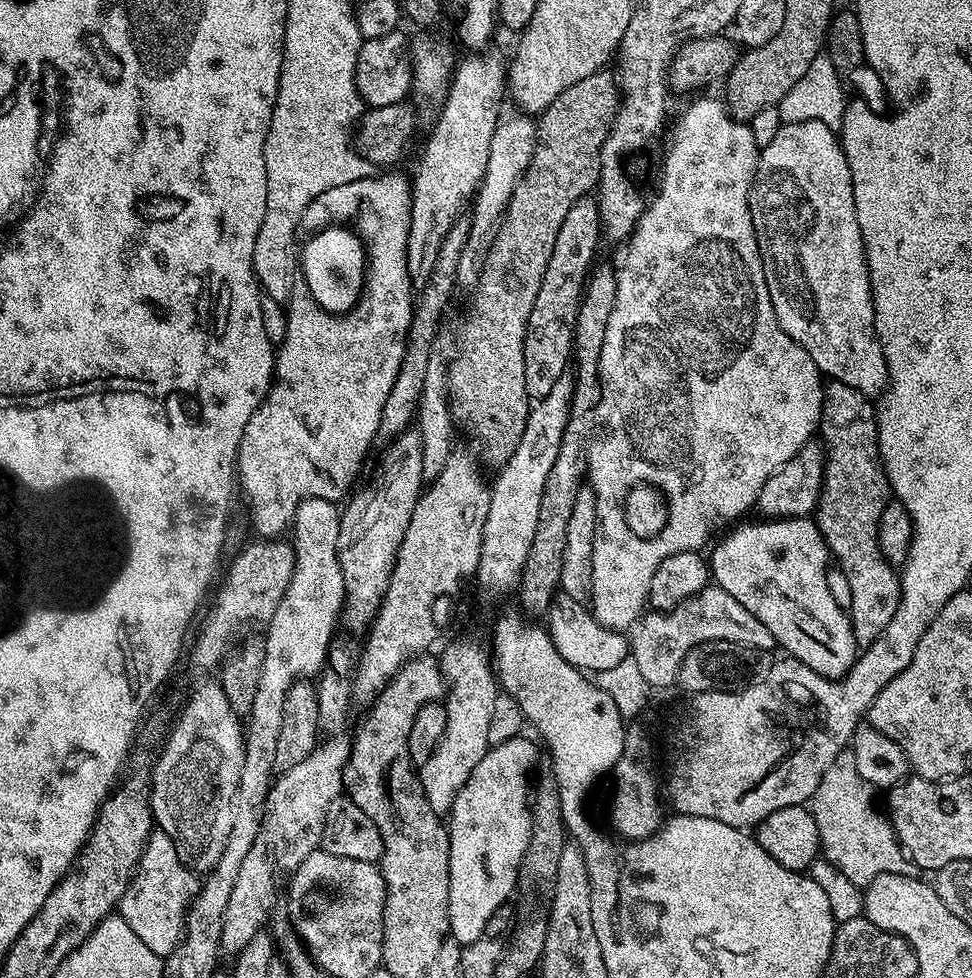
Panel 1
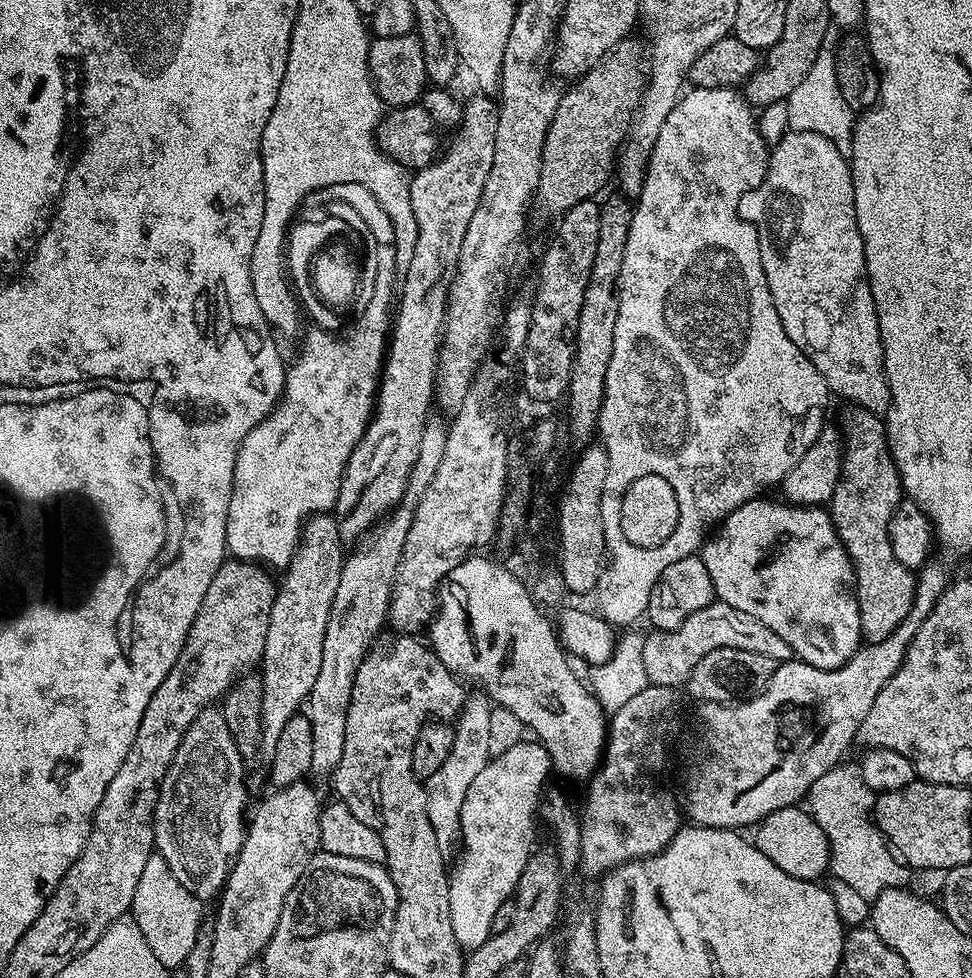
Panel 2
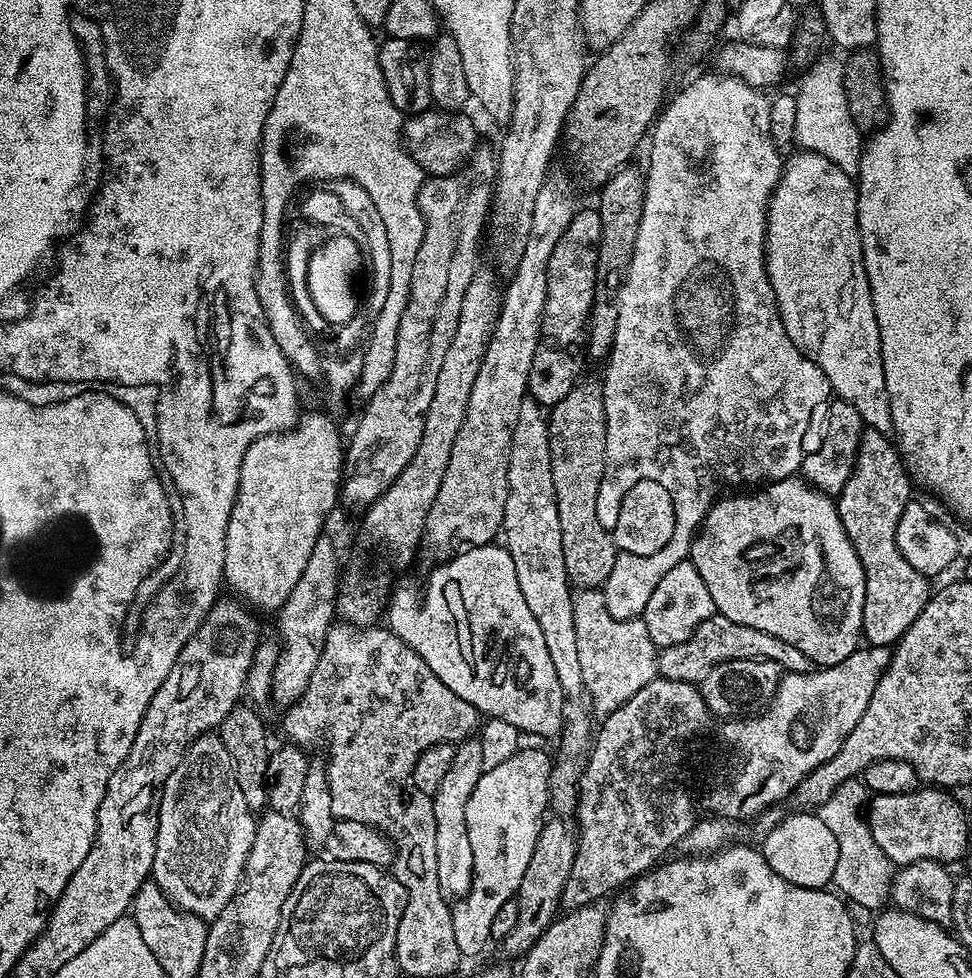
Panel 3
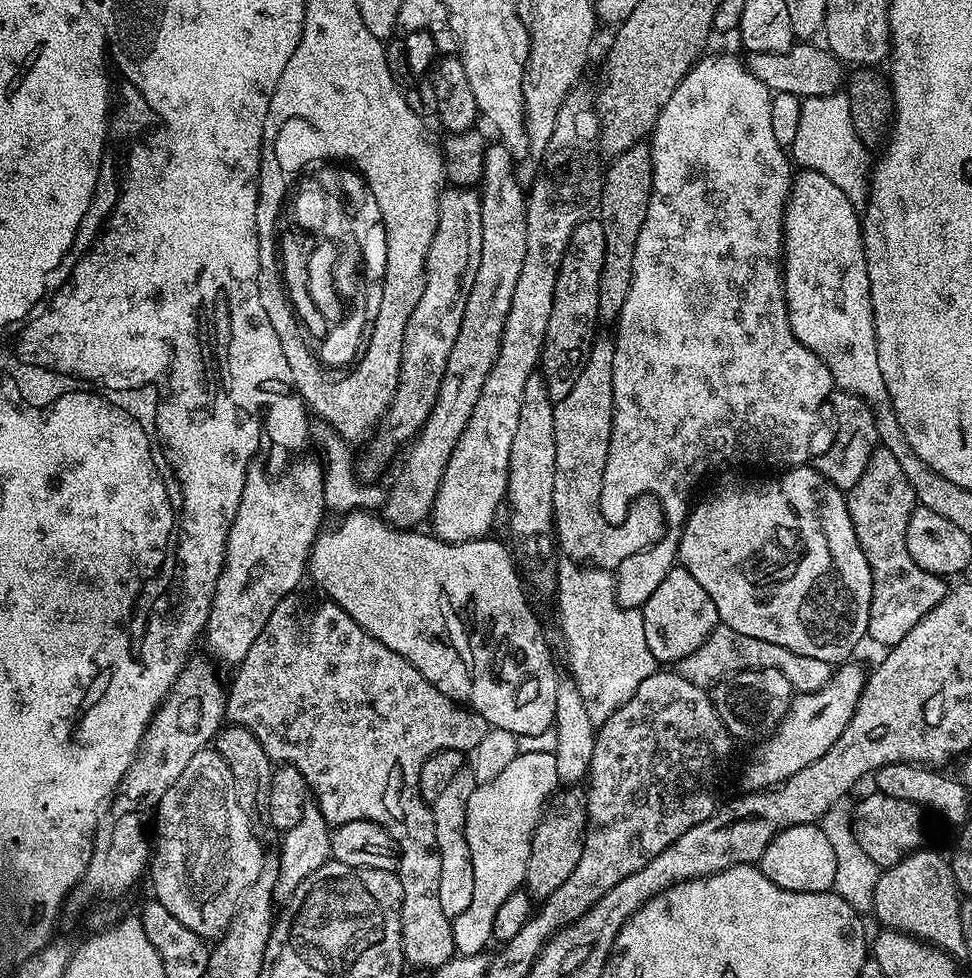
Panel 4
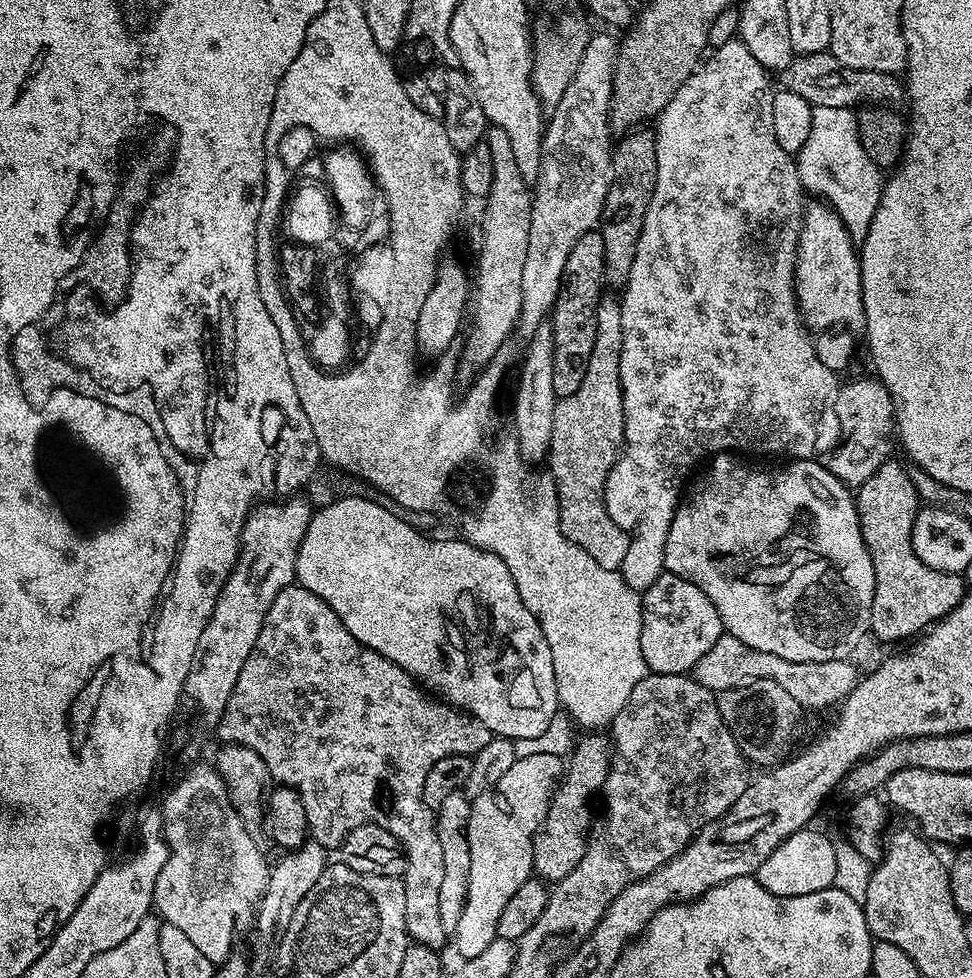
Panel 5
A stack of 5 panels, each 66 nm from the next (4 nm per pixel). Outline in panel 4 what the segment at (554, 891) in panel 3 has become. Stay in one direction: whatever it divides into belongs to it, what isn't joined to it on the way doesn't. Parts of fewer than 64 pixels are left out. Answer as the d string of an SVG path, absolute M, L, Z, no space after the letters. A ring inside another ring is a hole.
M568 786L557 791L536 823L530 858L526 862L524 884L537 901L542 902L550 894L554 894L554 890L558 890L558 886L562 886L562 882L570 878L574 866L578 866L578 858L582 858L584 831L587 829L588 798L585 789L580 786Z

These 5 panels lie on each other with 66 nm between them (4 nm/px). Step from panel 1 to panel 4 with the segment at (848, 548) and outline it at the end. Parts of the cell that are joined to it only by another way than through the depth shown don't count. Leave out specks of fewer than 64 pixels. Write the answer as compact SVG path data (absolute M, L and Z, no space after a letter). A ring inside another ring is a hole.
M877 446L872 452L870 462L866 462L866 470L862 470L862 478L846 494L850 522L854 526L854 534L858 538L858 546L862 546L862 554L866 554L866 562L870 566L872 579L872 597L870 598L870 618L868 619L867 639L876 644L891 646L902 642L938 602L942 602L944 595L950 588L945 577L935 576L930 570L922 570L914 558L910 558L910 550L906 550L906 526L910 522L910 514L918 507L914 490L906 480L901 464L890 454L889 450Z

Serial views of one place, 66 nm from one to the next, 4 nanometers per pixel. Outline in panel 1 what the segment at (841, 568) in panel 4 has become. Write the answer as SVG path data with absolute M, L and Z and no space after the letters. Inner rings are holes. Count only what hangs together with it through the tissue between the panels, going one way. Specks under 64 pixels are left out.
M756 518L753 524L744 523L737 523L727 533L729 536L710 555L710 576L715 587L726 590L726 594L732 598L738 598L738 602L742 602L742 606L746 606L746 610L750 610L750 614L754 614L754 618L758 618L758 622L770 630L777 645L781 649L784 647L791 659L802 661L810 666L810 670L822 674L828 680L841 679L856 663L858 645L852 633L851 619L841 601L840 604L836 601L828 585L830 553L815 519Z

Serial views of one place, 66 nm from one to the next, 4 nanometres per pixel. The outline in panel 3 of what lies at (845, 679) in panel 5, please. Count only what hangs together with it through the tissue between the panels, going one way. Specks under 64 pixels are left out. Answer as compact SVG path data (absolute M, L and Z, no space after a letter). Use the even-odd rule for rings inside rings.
M714 615L694 630L694 634L686 642L678 646L659 649L656 667L659 675L666 680L681 680L687 684L699 685L706 674L715 666L727 660L773 660L778 662L785 673L809 671L810 661L802 650L782 642L782 638L774 638L774 634L766 634L762 630L754 630L750 626L742 626L738 622L730 622L730 618Z

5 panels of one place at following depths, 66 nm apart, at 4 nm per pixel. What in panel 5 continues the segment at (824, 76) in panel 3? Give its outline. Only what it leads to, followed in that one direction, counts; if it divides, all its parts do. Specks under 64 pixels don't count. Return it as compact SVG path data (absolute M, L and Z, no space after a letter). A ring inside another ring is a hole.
M818 106L812 109L810 134L800 152L795 153L796 169L805 193L814 195L835 212L853 241L862 242L870 230L874 210L878 210L885 177L882 170L862 150L858 138L856 112L851 108Z

